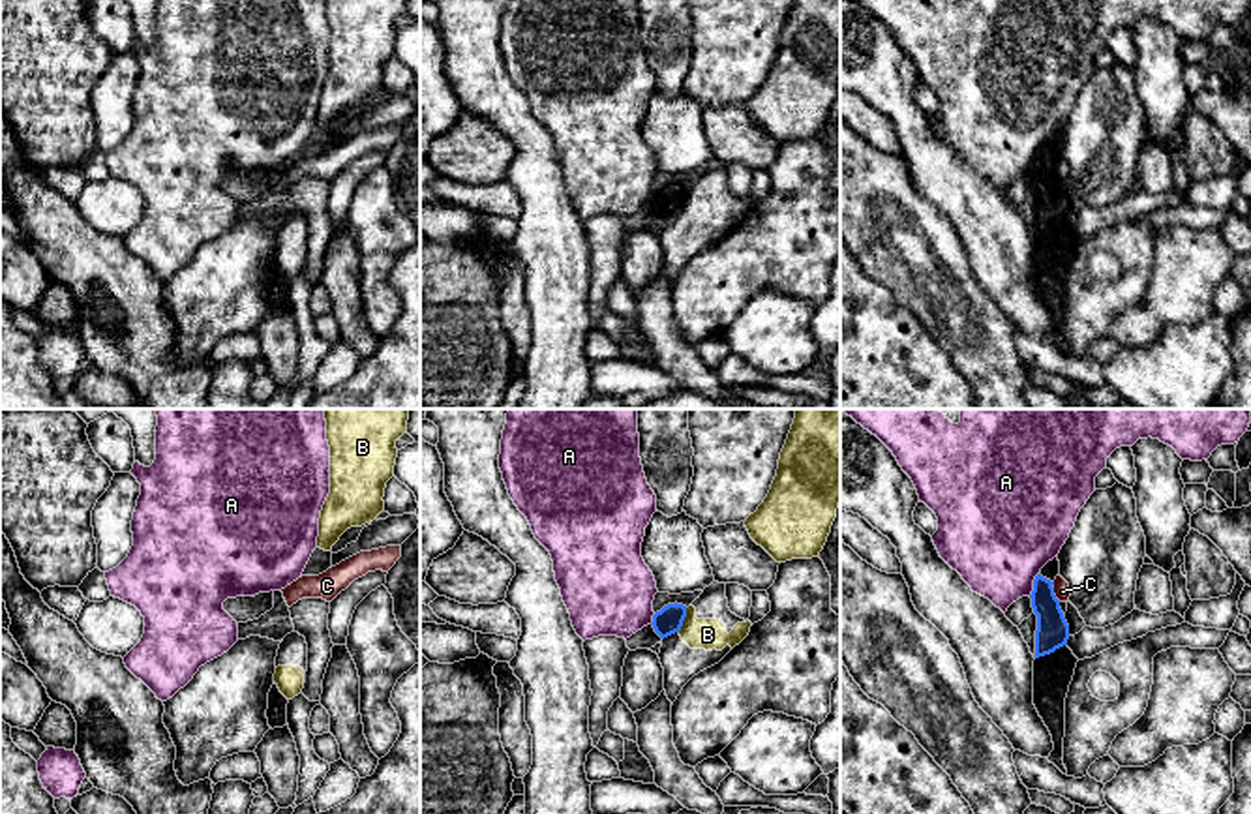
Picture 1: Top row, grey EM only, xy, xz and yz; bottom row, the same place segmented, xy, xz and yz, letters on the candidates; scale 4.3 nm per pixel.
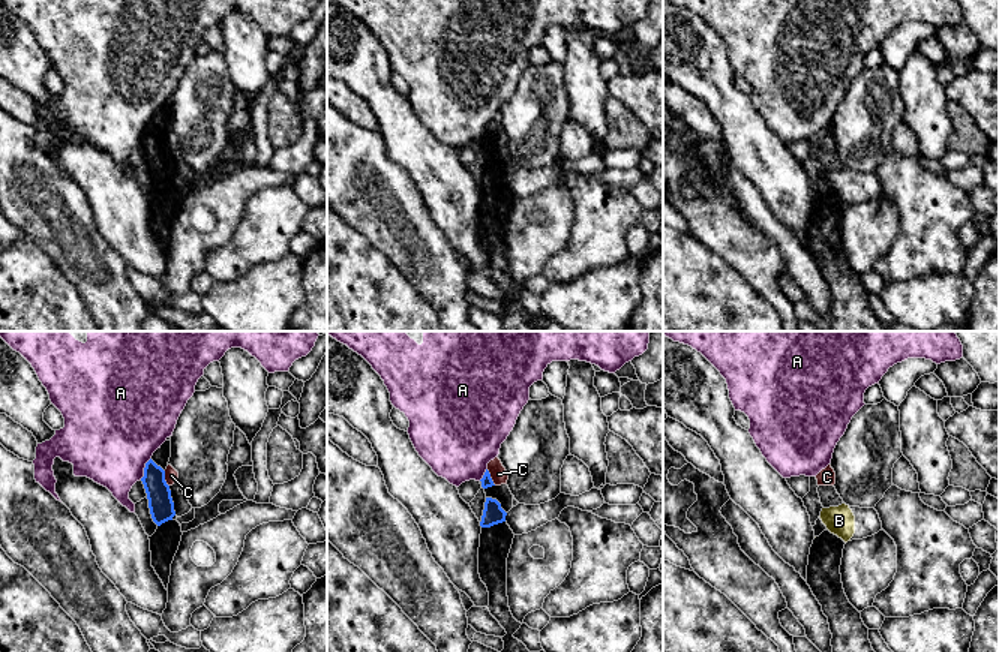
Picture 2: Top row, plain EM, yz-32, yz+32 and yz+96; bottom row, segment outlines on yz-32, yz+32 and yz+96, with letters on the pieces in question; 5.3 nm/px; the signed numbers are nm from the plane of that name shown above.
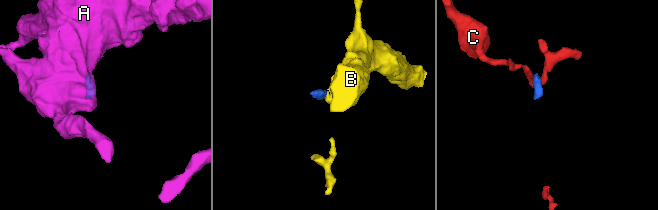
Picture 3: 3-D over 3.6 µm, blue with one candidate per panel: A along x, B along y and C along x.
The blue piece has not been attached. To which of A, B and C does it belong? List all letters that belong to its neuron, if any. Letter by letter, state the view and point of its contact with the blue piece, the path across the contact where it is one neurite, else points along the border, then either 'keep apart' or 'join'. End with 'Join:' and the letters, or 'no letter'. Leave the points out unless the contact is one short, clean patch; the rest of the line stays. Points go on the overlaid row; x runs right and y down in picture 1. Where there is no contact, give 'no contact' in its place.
A: yz (1034, 584) | keep apart
B: xz (683, 619) | along xz (687, 608), (683, 625), (678, 631) | keep apart
C: yz (1053, 591) | along yz (1053, 582), (1053, 593), (1060, 601) | keep apart
Join: no letter

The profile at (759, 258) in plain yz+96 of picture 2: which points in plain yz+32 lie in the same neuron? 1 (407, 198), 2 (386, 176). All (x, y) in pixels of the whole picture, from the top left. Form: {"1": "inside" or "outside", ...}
{"1": "inside", "2": "inside"}

